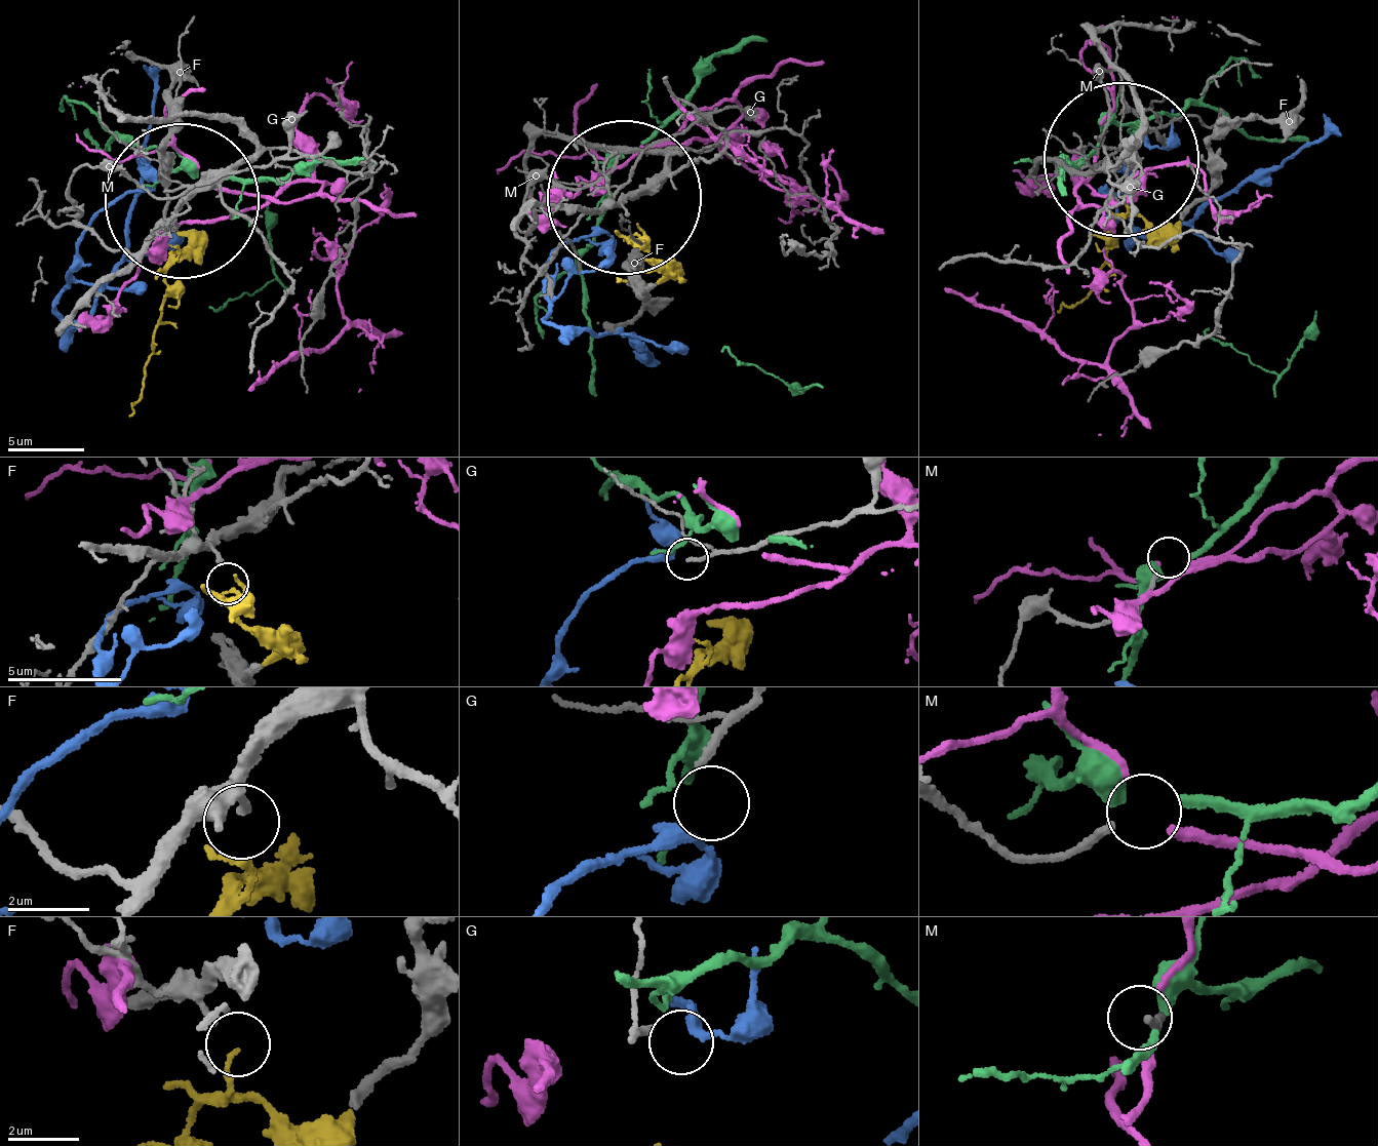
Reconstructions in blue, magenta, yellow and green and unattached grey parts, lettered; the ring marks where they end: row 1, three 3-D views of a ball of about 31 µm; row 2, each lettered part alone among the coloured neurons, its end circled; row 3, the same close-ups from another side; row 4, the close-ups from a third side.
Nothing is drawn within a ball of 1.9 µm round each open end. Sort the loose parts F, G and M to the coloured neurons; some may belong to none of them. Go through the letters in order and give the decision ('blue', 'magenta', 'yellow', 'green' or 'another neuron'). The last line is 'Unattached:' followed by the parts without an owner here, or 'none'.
F: yellow
G: blue
M: green
Unattached: none

